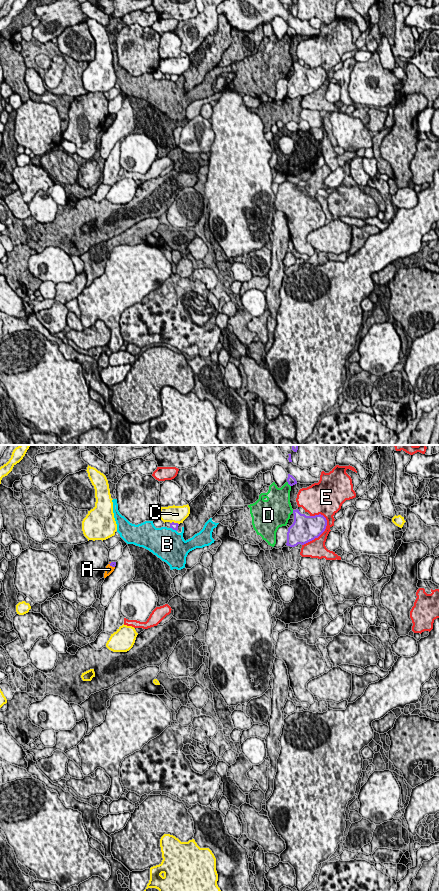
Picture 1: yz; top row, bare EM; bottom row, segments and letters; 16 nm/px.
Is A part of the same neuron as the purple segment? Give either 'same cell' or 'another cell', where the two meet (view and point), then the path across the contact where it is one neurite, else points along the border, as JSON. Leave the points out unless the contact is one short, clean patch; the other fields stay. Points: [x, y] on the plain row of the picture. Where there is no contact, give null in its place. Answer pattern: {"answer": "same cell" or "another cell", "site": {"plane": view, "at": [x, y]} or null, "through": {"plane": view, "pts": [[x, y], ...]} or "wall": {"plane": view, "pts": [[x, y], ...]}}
{"answer": "another cell", "site": {"plane": "yz", "at": [111, 117]}}

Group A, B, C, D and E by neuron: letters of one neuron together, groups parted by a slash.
A / B D / C / E

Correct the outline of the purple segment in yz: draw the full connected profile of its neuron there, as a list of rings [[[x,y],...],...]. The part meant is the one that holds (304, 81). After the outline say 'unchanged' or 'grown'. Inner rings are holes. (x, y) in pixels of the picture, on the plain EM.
[[[298,61],[293,62],[293,66],[294,74],[287,84],[287,98],[304,97],[318,90],[326,81],[327,72],[321,66],[306,68],[301,66]]]; unchanged

